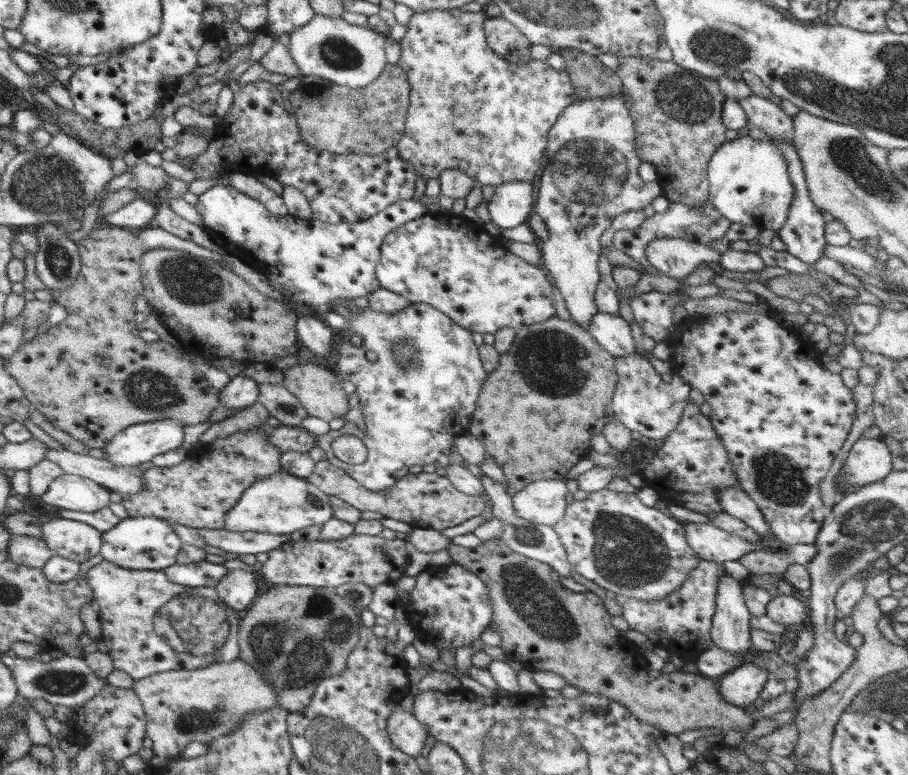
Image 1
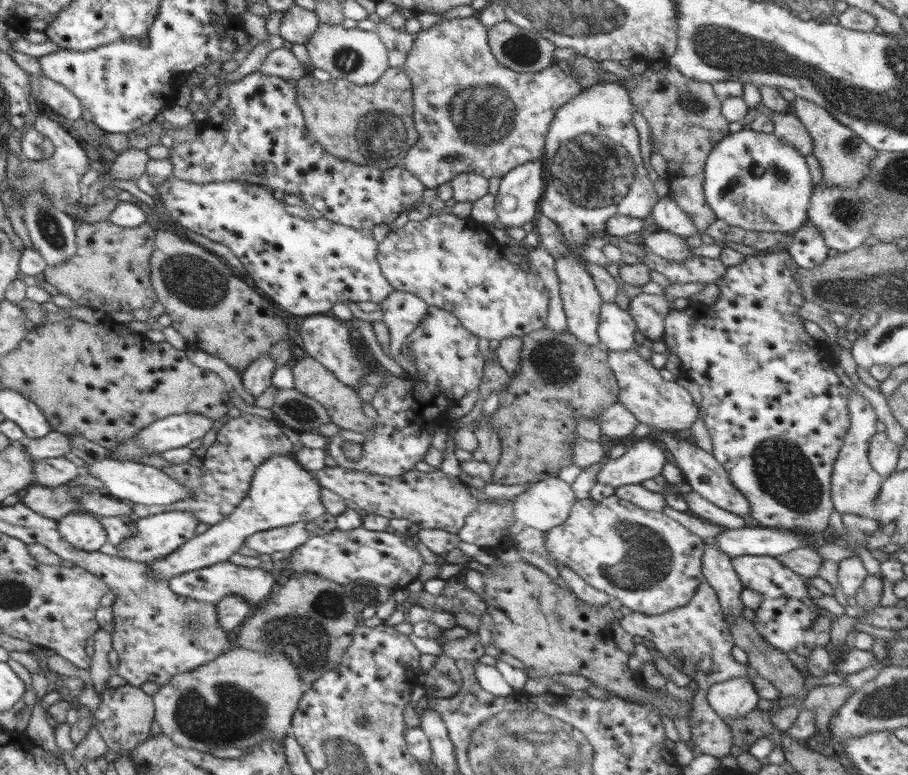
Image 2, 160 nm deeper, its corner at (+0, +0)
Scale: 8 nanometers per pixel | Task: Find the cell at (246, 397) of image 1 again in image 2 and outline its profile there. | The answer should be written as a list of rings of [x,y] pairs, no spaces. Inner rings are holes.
[[[262,355],[247,365],[246,370],[240,373],[242,384],[255,399],[270,385],[276,361],[272,355]]]

